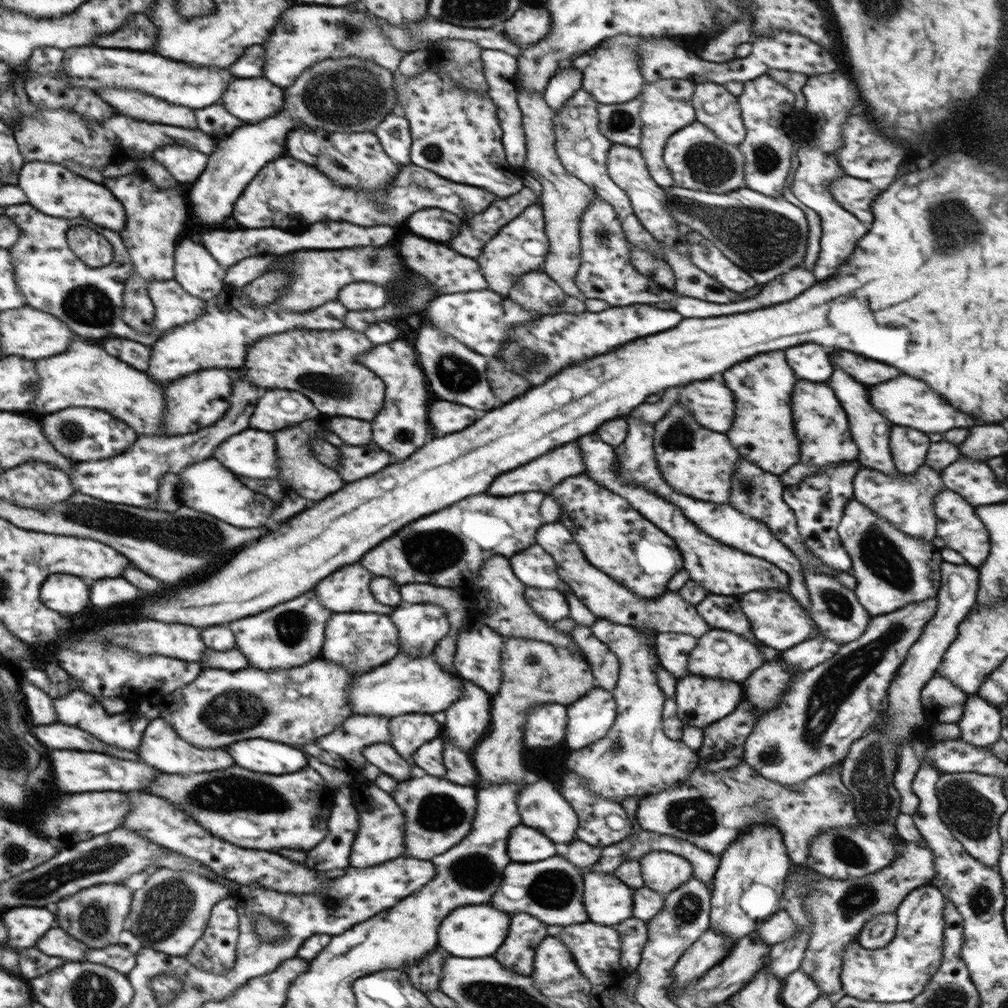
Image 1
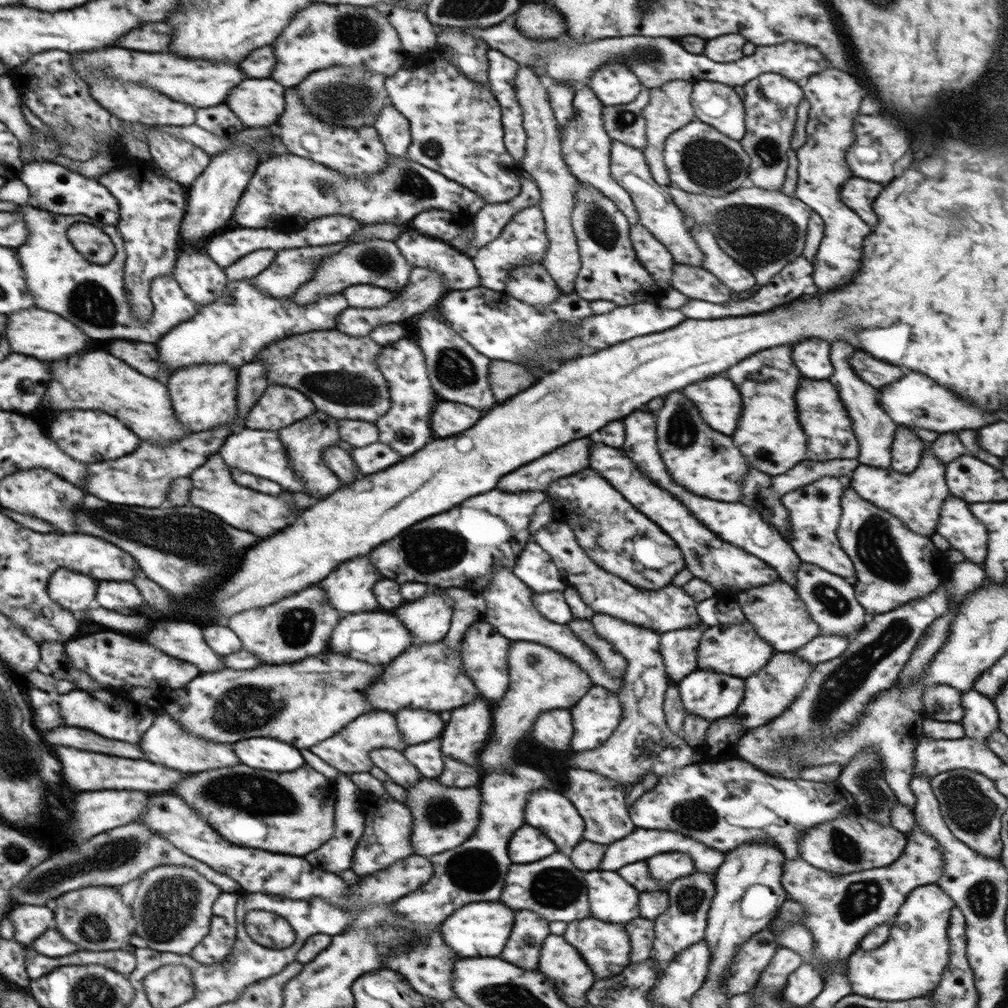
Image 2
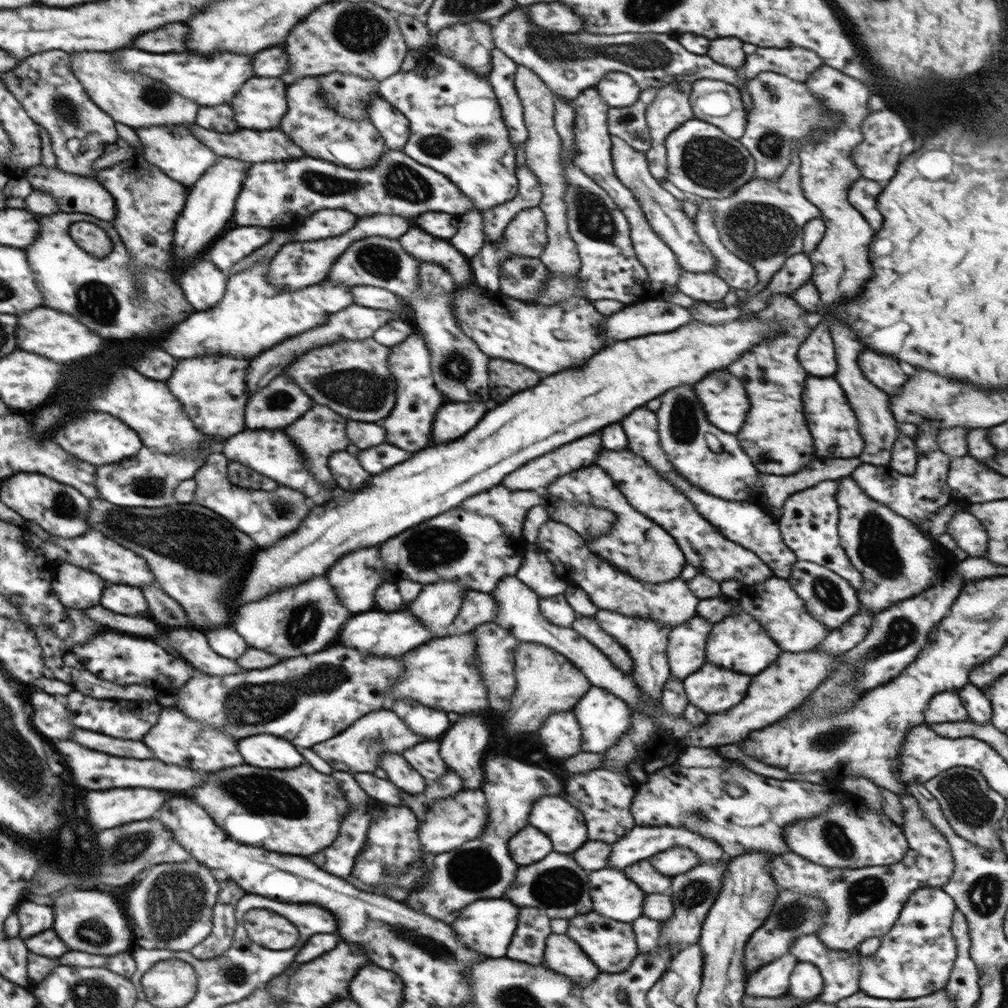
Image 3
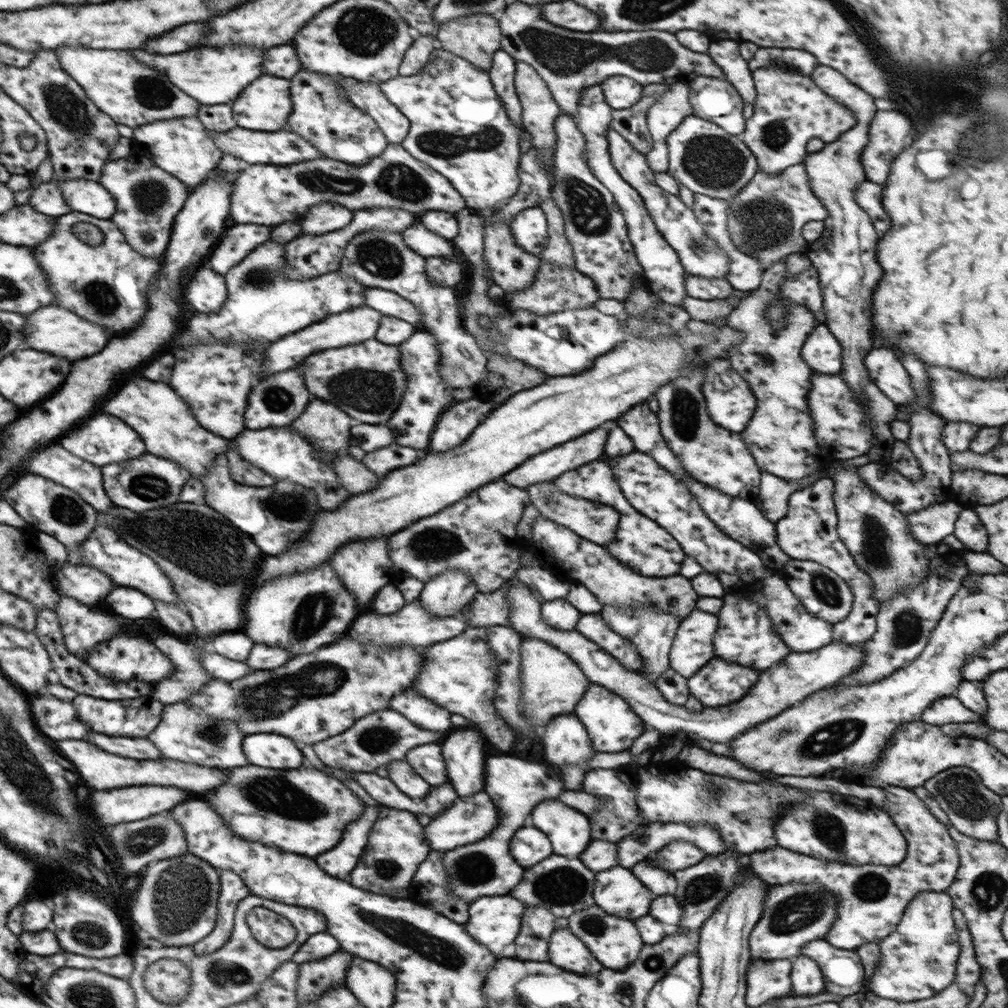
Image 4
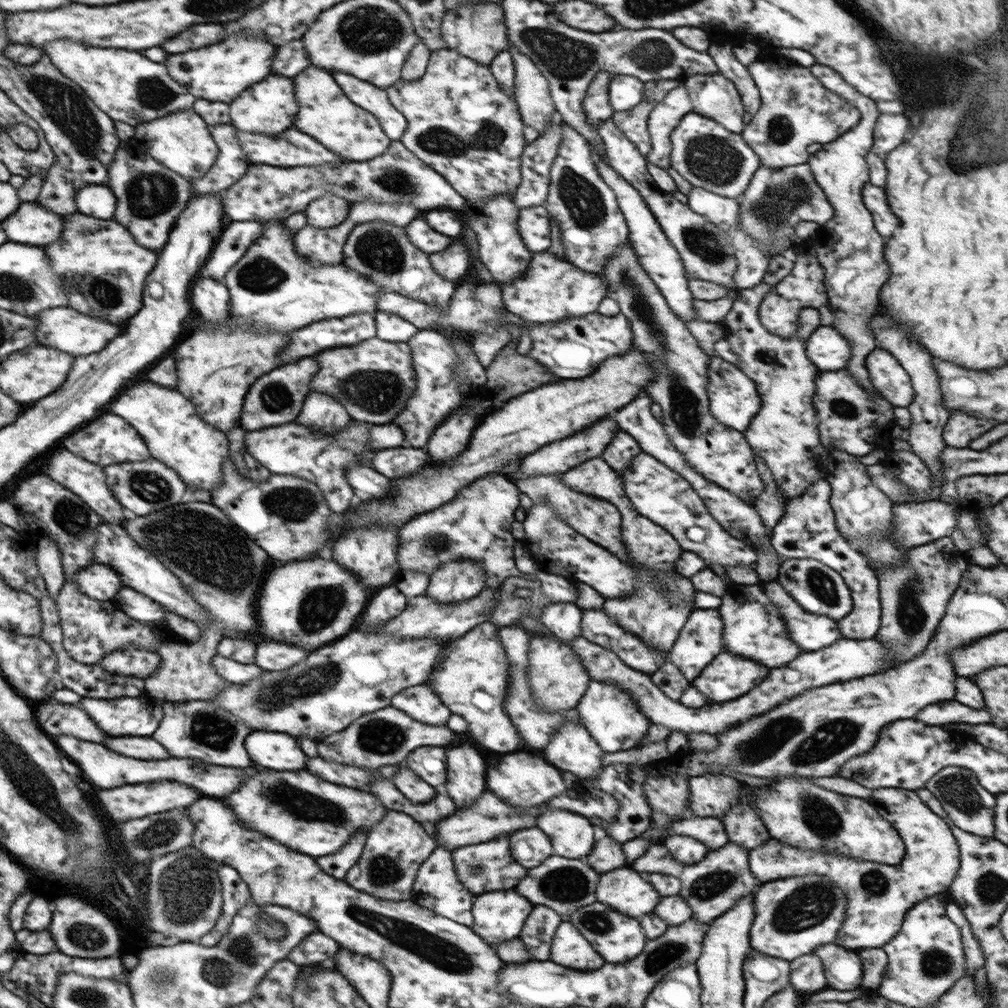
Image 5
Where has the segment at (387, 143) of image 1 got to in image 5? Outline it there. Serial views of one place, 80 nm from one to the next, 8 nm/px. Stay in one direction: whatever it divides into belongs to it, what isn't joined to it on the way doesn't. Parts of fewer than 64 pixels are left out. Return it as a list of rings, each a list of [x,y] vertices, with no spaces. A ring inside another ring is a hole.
[[[338,71],[330,74],[356,106],[367,110],[378,119],[380,126],[391,141],[399,141],[402,138],[407,129],[407,120],[399,110],[396,110],[395,106],[392,106],[384,89],[352,77],[350,74]]]

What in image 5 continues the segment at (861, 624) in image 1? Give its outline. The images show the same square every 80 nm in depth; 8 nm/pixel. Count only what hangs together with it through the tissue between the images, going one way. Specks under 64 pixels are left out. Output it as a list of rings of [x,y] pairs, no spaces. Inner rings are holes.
[[[810,558],[783,559],[776,581],[806,612],[826,615],[839,621],[853,609],[851,590],[846,586],[843,576],[820,561]]]

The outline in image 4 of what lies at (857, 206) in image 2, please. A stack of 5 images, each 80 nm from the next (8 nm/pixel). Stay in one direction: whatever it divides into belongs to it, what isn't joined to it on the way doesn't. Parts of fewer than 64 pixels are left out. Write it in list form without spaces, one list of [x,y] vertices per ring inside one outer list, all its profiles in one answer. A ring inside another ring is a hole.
[[[866,179],[855,190],[855,199],[858,206],[868,214],[874,228],[878,232],[886,232],[890,228],[890,218],[882,206],[883,185]]]

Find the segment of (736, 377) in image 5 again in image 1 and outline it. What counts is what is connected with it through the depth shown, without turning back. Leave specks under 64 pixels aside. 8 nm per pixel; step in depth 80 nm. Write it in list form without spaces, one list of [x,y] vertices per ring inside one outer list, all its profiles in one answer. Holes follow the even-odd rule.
[[[700,380],[700,382],[692,382],[684,388],[680,388],[679,403],[696,418],[696,422],[700,426],[713,432],[726,432],[732,424],[734,418],[734,398],[732,392],[724,386],[724,382],[716,382],[716,380]]]

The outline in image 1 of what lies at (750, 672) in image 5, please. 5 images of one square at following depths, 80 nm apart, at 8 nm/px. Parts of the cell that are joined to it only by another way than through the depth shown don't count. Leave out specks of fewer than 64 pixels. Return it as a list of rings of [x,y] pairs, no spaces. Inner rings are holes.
[[[686,674],[677,679],[675,701],[678,718],[684,725],[707,727],[713,722],[728,716],[742,700],[743,686],[740,682],[724,680],[723,678],[710,678],[699,674]]]

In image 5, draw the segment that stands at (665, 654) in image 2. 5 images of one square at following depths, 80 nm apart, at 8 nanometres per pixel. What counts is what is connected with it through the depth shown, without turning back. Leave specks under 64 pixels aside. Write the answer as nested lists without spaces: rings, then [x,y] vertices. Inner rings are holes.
[[[694,608],[669,650],[669,660],[692,682],[718,653],[724,651],[722,631],[723,620],[717,609]]]

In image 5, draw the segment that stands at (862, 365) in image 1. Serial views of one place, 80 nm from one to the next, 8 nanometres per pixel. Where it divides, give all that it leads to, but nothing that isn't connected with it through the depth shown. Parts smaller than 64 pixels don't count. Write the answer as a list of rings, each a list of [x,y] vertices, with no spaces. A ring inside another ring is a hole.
[[[880,348],[872,350],[866,358],[866,368],[874,388],[894,407],[906,407],[914,400],[911,378],[890,352]]]

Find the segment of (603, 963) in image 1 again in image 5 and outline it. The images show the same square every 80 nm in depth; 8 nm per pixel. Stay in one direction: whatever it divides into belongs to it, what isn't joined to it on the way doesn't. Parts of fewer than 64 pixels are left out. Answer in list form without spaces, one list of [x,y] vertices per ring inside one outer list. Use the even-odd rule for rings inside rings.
[[[599,901],[572,913],[570,923],[574,924],[574,928],[590,942],[592,948],[600,954],[605,963],[612,965],[634,959],[642,953],[642,949],[647,943],[646,935],[644,935],[639,920],[626,917],[626,914],[620,914]]]

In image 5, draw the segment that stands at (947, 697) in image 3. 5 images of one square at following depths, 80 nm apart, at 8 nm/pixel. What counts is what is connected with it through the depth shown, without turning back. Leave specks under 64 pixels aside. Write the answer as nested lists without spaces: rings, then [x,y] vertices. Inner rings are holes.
[[[954,699],[926,706],[920,710],[915,719],[930,726],[942,726],[942,724],[953,726],[962,722],[967,725],[991,724],[991,714],[985,708],[974,710]]]

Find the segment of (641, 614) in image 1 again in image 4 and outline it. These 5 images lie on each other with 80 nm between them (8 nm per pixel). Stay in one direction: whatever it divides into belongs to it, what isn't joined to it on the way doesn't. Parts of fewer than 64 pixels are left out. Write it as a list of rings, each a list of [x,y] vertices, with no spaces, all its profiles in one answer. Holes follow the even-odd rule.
[[[541,513],[538,516],[533,522],[533,535],[528,543],[540,565],[552,570],[552,574],[560,578],[585,586],[603,605],[626,608],[655,604],[660,610],[666,610],[668,614],[675,614],[682,619],[697,608],[699,596],[689,578],[679,574],[664,578],[642,576],[612,557],[604,546],[578,536],[569,528],[548,520]]]

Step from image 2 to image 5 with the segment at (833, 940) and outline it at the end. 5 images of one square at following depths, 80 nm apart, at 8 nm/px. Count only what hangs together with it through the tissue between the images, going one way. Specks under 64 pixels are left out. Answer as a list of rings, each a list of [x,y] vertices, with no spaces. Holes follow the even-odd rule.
[[[878,788],[867,800],[902,837],[905,855],[900,864],[890,866],[843,854],[802,850],[775,838],[749,850],[751,873],[760,883],[806,874],[828,875],[848,899],[846,920],[836,934],[835,943],[851,951],[883,947],[900,932],[908,910],[932,895],[946,893],[959,869],[959,846],[951,828],[924,804],[915,791]]]

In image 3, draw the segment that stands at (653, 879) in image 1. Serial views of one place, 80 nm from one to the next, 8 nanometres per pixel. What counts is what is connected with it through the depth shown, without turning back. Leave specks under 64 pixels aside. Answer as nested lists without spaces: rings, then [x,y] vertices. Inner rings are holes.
[[[673,846],[664,852],[652,855],[649,858],[651,865],[664,876],[674,877],[692,870],[702,863],[702,858],[689,848]]]

